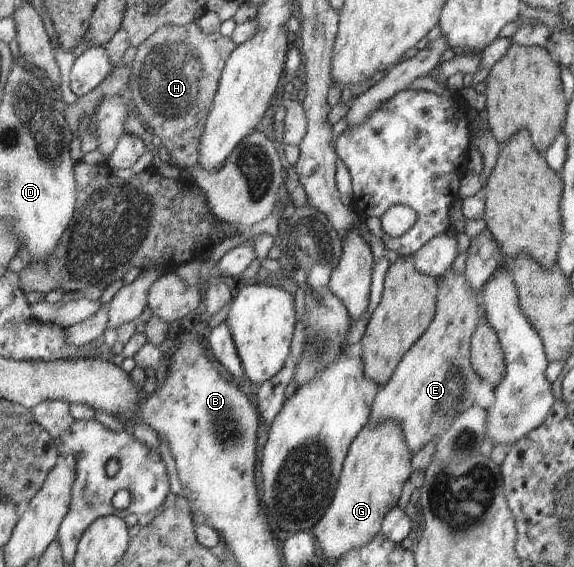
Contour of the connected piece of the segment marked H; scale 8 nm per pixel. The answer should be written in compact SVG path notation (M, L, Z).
M197 23L162 26L148 38L130 66L128 85L136 117L147 133L160 137L168 150L168 164L188 170L198 163L198 148L203 129L215 98L221 73L237 48L220 32L209 33Z

